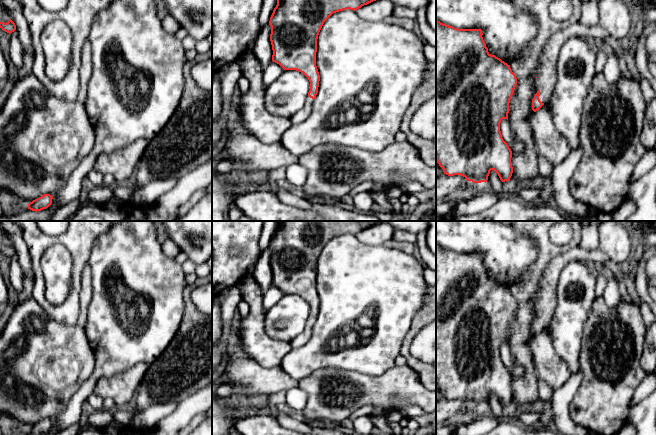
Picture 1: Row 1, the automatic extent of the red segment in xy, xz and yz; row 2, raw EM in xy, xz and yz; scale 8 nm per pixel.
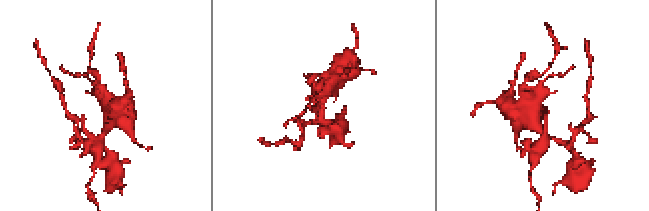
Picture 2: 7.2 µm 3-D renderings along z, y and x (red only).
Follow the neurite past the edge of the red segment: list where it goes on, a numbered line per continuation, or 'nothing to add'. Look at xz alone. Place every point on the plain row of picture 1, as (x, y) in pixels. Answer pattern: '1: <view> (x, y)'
1: xz (305, 335)

